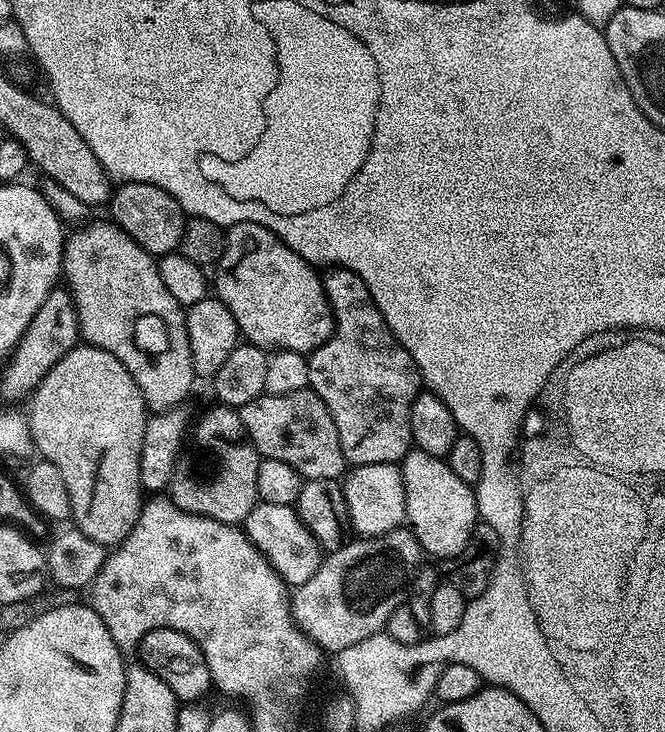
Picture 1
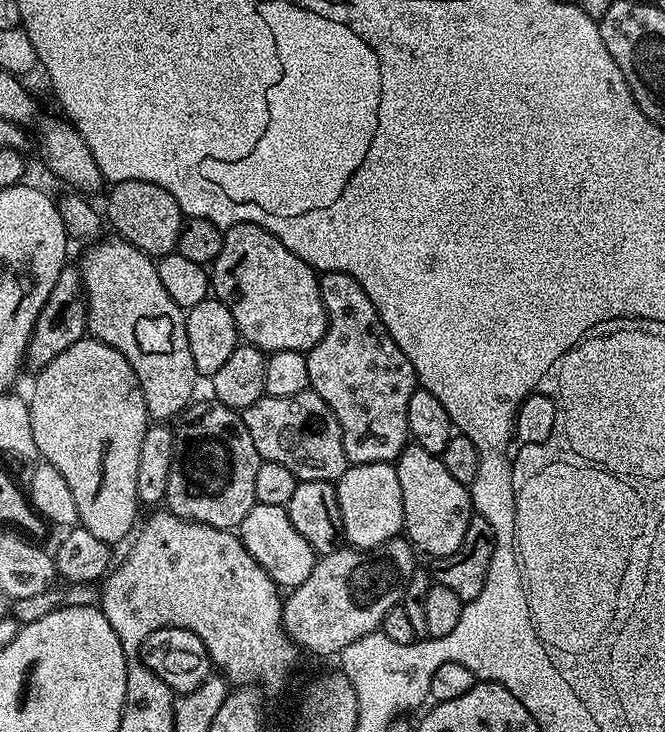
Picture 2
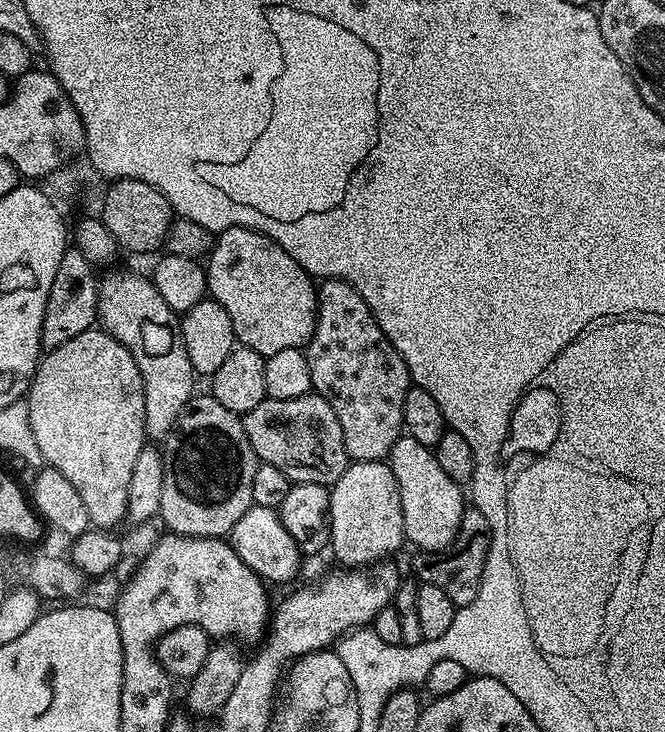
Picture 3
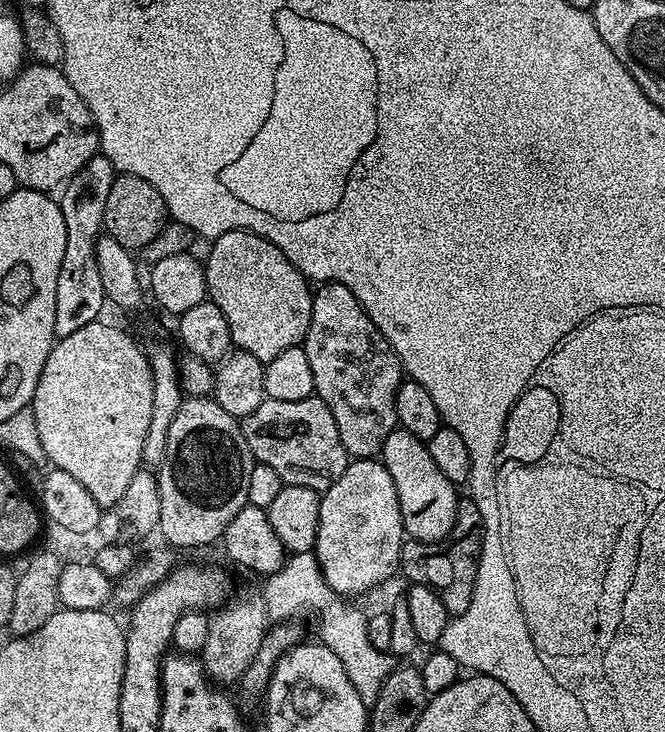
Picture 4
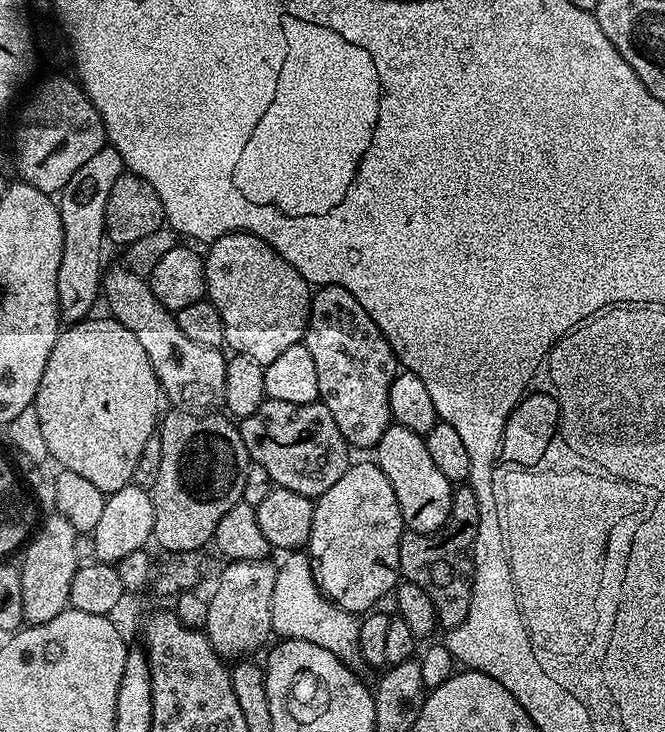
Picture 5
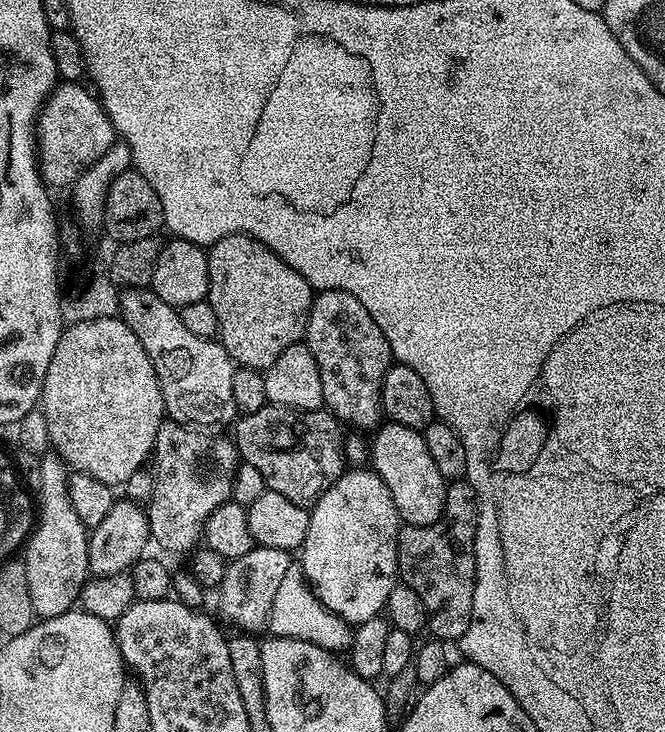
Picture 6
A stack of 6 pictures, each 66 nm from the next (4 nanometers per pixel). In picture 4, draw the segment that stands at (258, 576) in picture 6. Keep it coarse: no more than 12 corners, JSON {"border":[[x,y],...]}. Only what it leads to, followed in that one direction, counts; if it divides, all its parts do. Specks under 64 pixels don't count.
{"border":[[263,595],[209,619],[202,663],[220,686],[244,677],[270,627]]}

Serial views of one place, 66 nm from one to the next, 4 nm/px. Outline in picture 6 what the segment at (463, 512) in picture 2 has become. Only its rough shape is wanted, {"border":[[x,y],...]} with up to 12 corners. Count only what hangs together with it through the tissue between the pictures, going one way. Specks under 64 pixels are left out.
{"border":[[384,422],[370,467],[401,521],[438,522],[448,484],[423,431]]}

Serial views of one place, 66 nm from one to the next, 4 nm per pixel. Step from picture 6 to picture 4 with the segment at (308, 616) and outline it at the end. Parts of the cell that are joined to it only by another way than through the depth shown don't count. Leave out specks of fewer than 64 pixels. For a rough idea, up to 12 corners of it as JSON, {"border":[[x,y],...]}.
{"border":[[315,551],[266,577],[269,621],[316,612],[319,643],[371,706],[394,669],[366,612],[324,582]]}

